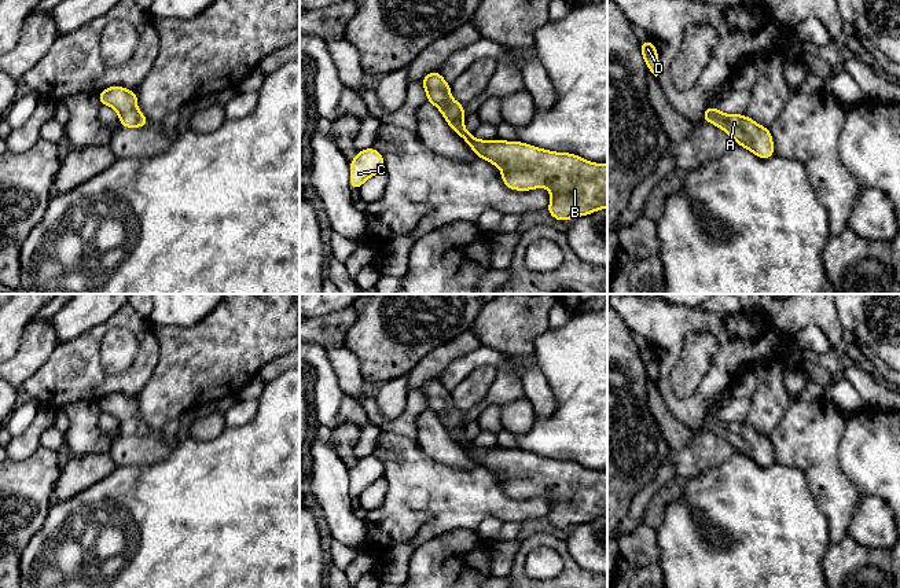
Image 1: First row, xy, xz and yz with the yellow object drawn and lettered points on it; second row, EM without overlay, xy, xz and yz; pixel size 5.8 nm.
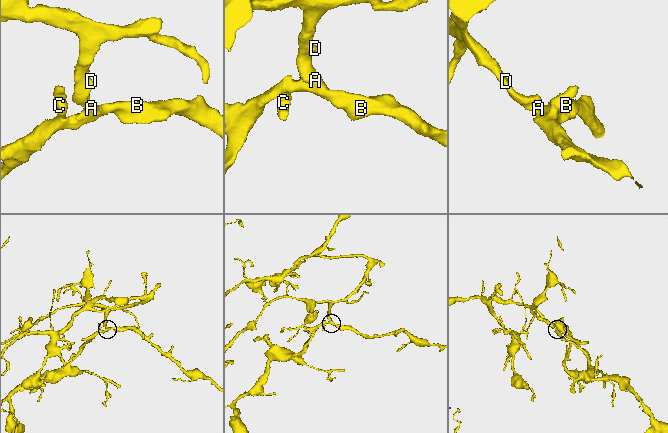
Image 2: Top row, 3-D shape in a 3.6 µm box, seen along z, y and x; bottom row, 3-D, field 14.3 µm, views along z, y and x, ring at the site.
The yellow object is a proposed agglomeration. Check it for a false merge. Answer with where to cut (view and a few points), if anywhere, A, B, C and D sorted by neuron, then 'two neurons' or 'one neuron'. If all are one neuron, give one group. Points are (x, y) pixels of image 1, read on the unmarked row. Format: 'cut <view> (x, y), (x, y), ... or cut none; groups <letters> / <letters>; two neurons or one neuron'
cut none; groups A B C D; one neuron

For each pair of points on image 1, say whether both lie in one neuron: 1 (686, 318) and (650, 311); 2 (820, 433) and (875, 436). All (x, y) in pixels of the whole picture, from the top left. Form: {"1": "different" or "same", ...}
{"1": "same", "2": "different"}

